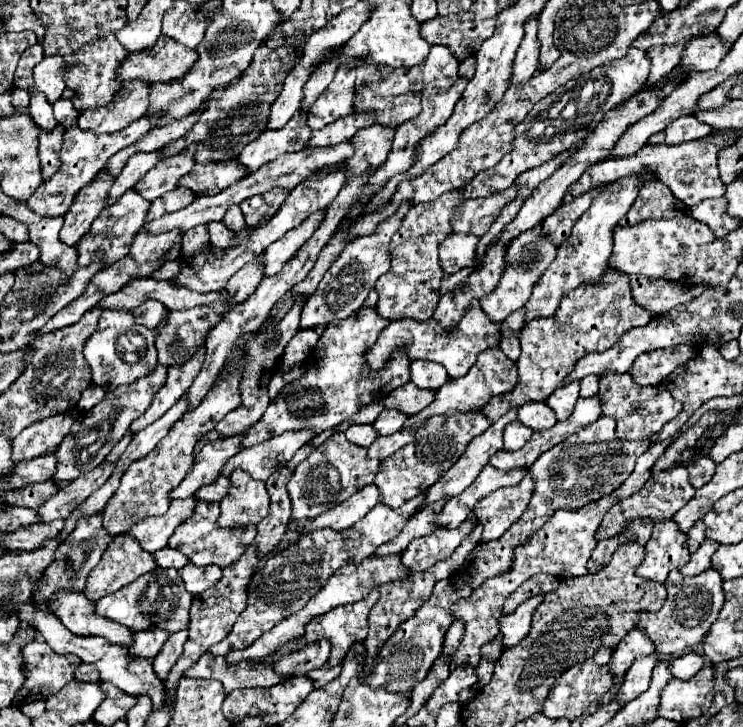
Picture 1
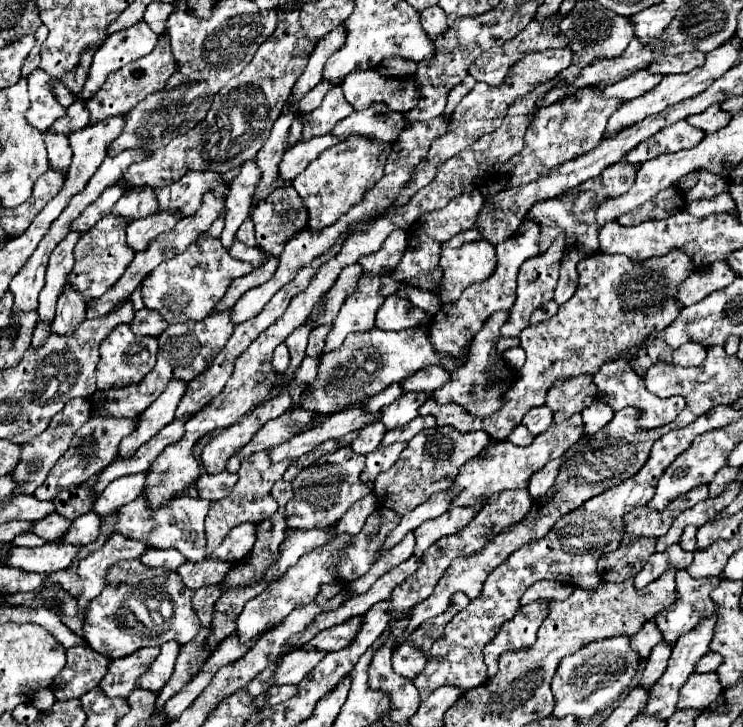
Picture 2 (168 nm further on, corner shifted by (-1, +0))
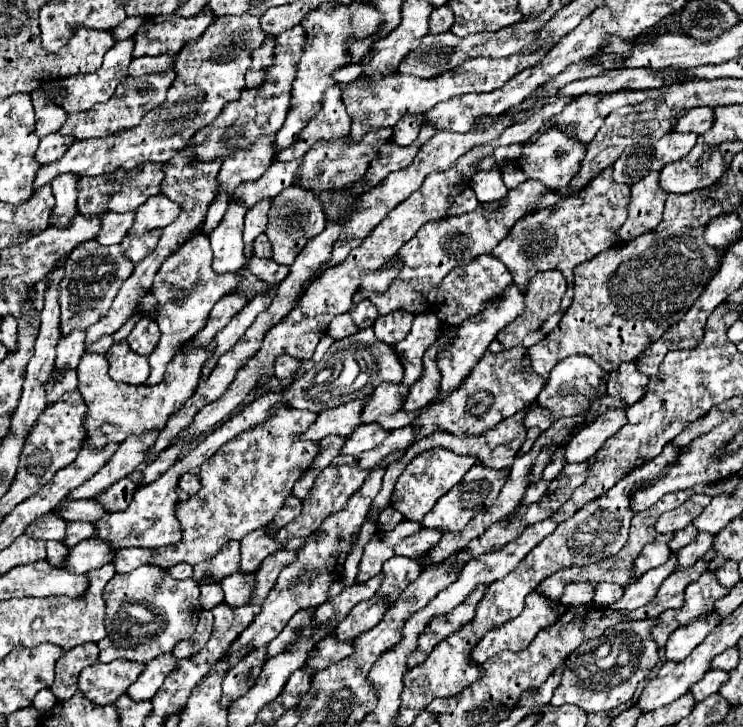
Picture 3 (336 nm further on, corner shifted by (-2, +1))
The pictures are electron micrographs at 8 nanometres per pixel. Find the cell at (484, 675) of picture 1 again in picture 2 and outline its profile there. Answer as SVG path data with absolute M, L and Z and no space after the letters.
M535 601L519 607L515 617L505 625L501 625L495 639L483 649L487 677L493 677L497 673L497 661L501 653L509 649L525 649L535 643L537 629L541 627L545 617L547 617L547 601Z

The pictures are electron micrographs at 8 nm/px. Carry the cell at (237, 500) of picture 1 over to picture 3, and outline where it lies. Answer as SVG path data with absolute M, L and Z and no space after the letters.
M282 406L278 408L278 414L272 416L268 422L248 432L242 432L230 444L220 448L210 460L206 460L206 464L200 466L200 484L202 484L200 492L178 502L178 508L176 508L176 514L182 526L182 540L166 548L156 548L154 566L170 568L180 562L188 562L192 566L200 564L204 560L210 560L226 542L242 540L248 532L270 524L270 520L282 508L284 500L292 494L294 482L302 476L302 472L310 468L314 456L318 454L318 442L298 438L310 428L310 424L314 424L314 420L316 420L316 414L310 410L294 410L294 408Z

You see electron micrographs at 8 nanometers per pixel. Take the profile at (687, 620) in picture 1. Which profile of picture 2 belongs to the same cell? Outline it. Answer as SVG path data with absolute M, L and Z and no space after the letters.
M677 571L677 601L655 617L665 643L677 643L683 633L693 631L701 621L709 619L717 605L711 599L711 591L719 585L721 577L693 579L687 571Z

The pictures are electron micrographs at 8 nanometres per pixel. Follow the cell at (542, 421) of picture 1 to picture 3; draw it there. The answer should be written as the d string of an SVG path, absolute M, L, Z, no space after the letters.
M530 406L526 410L526 416L524 416L524 426L526 428L532 428L532 426L538 426L540 430L548 430L552 424L552 416L550 416L550 410L542 408L542 406Z

